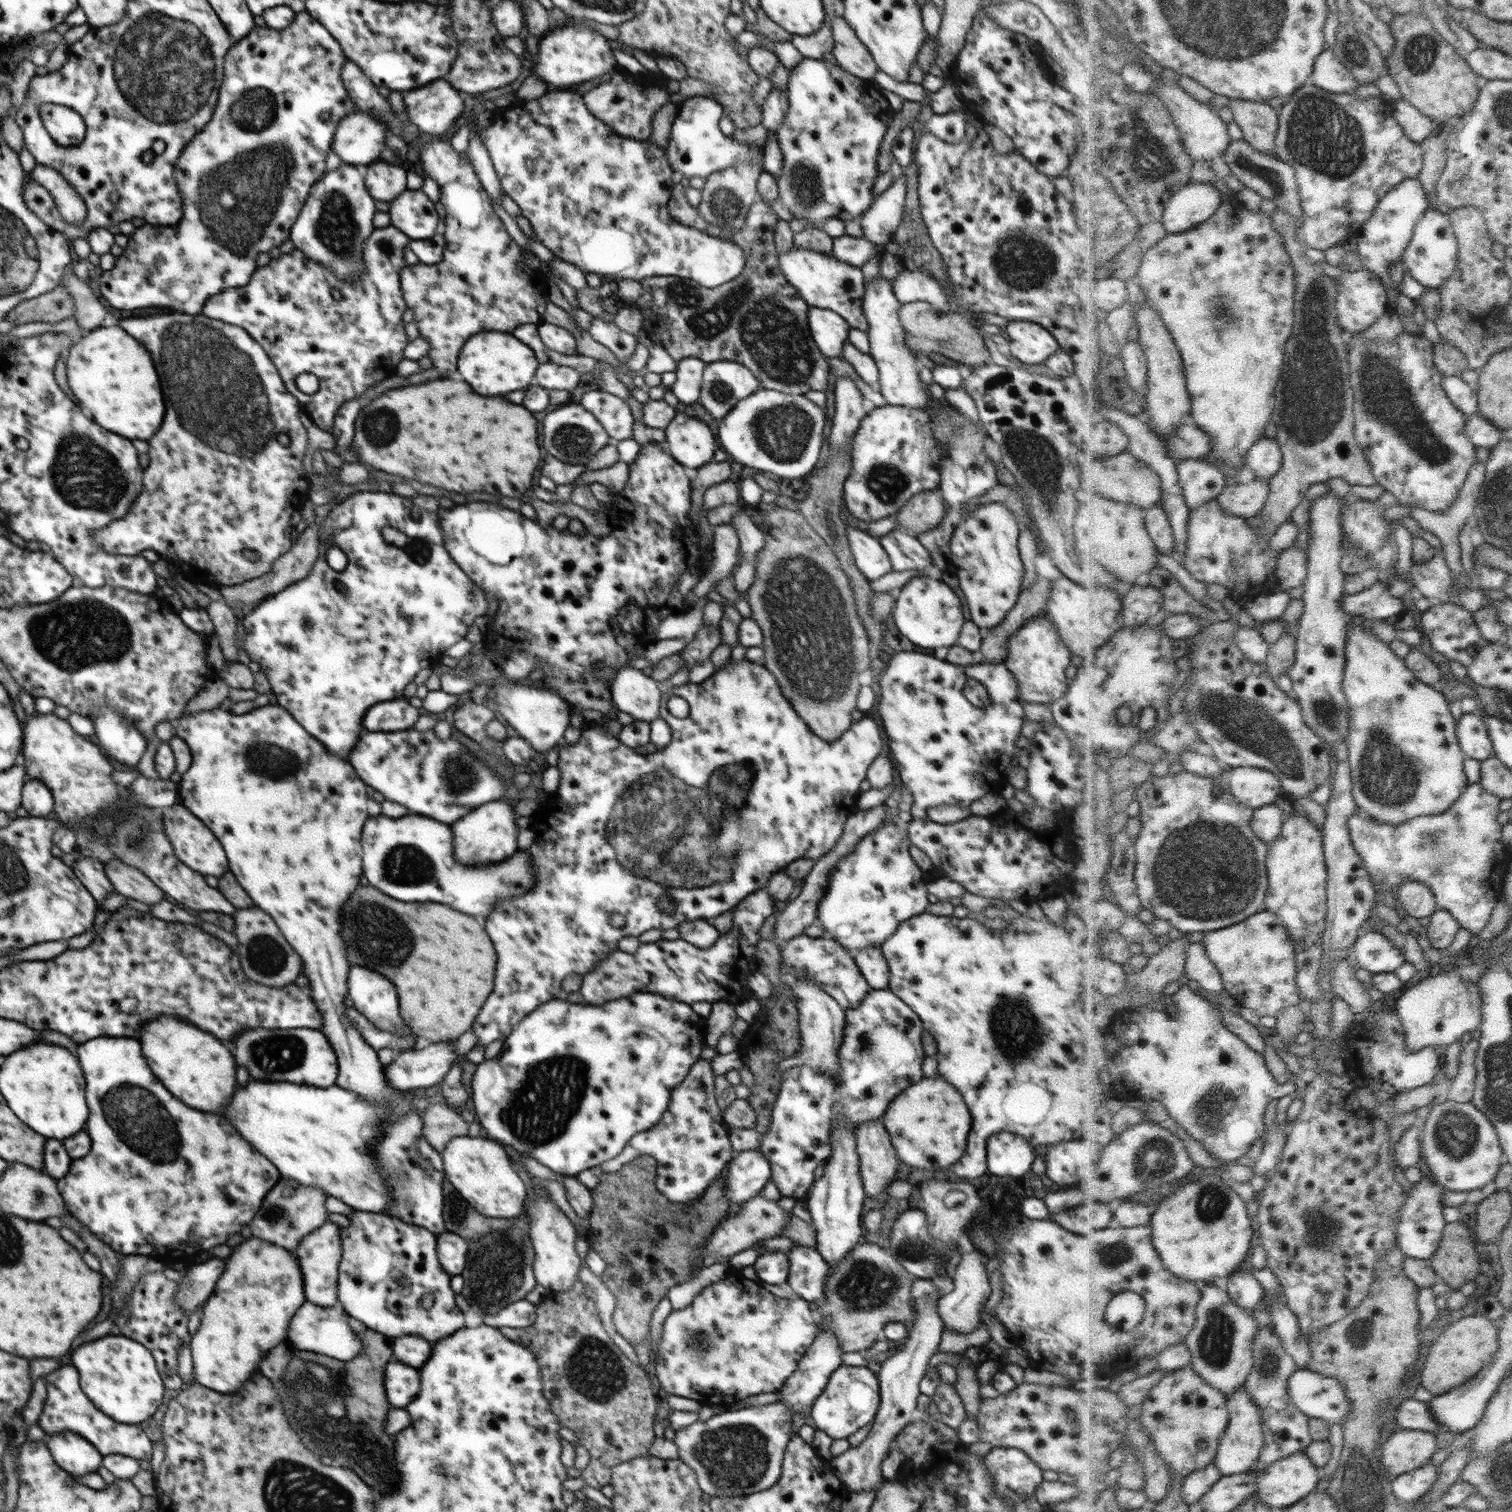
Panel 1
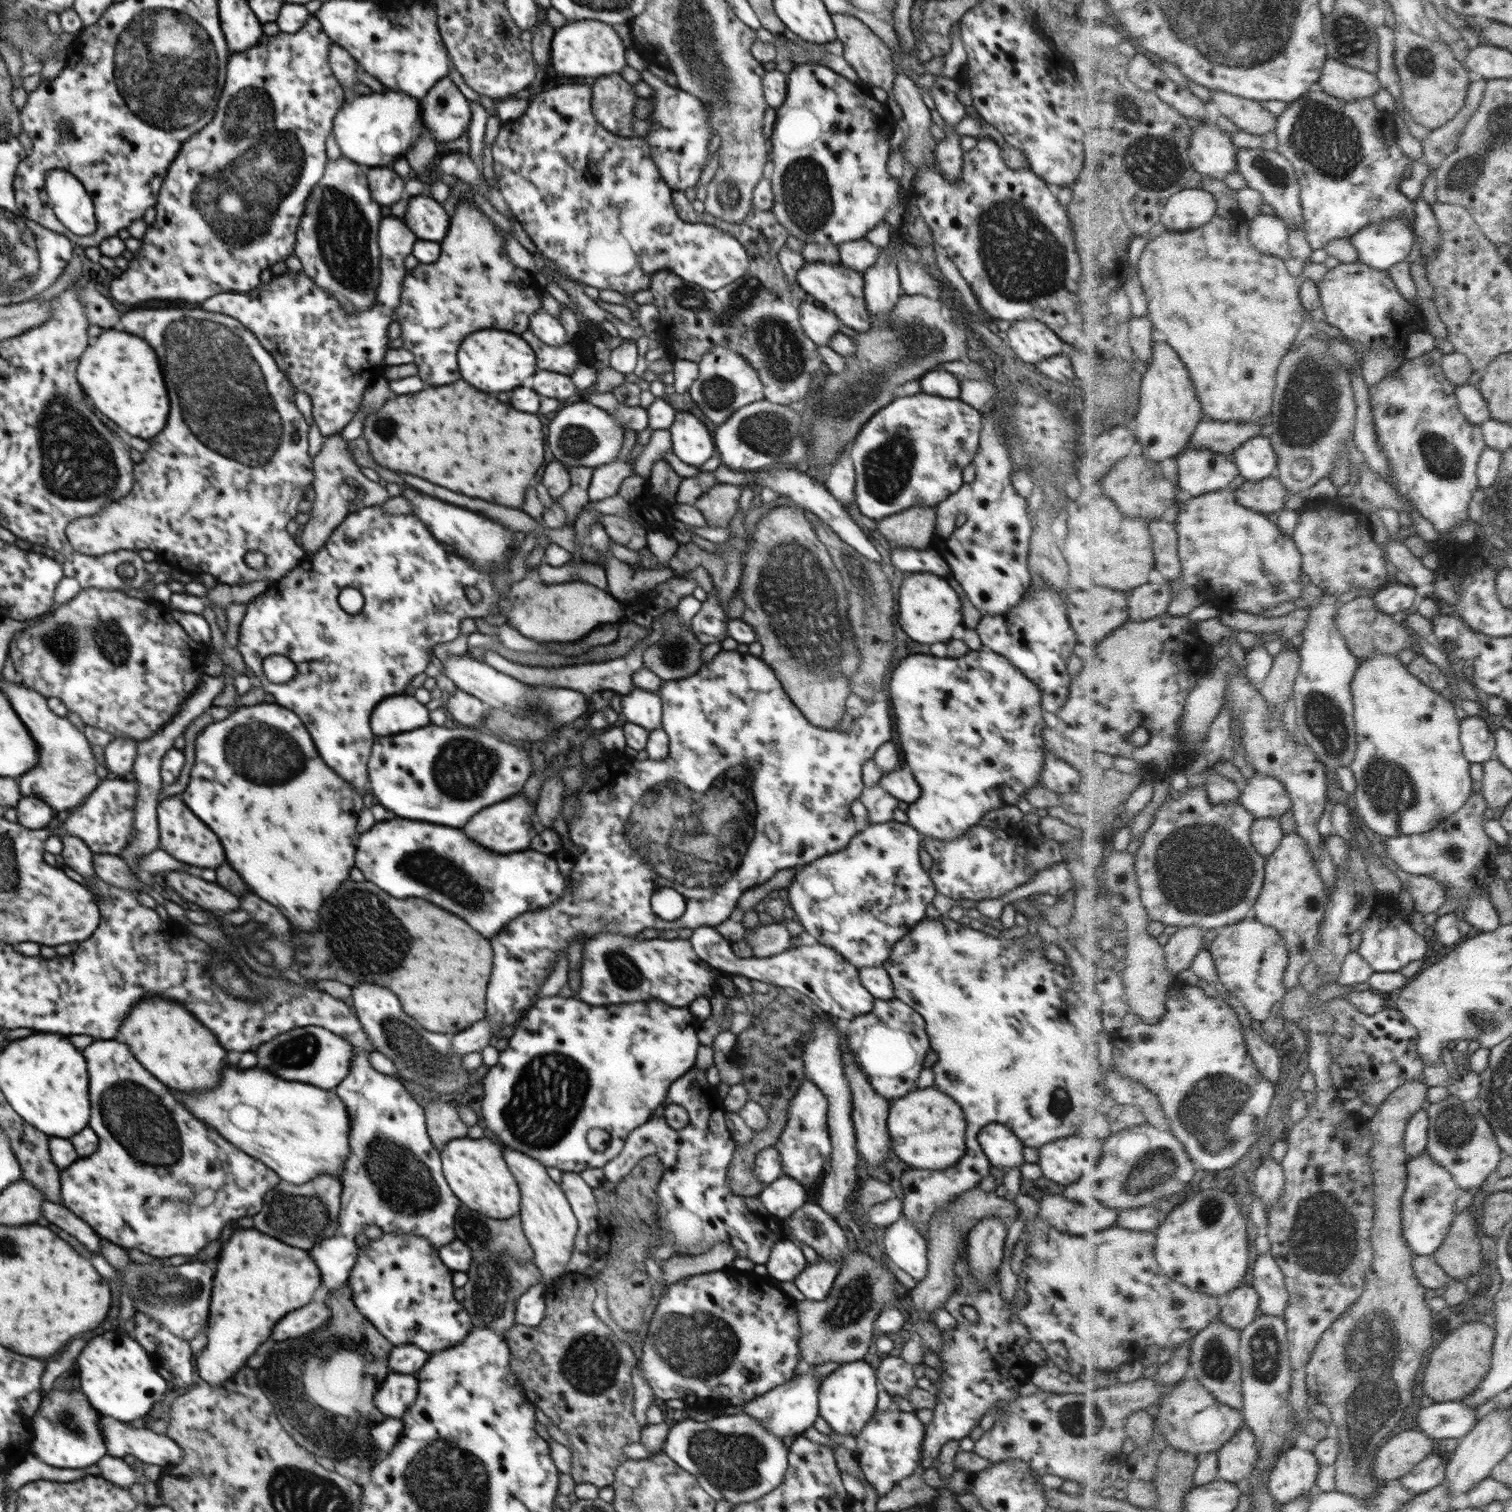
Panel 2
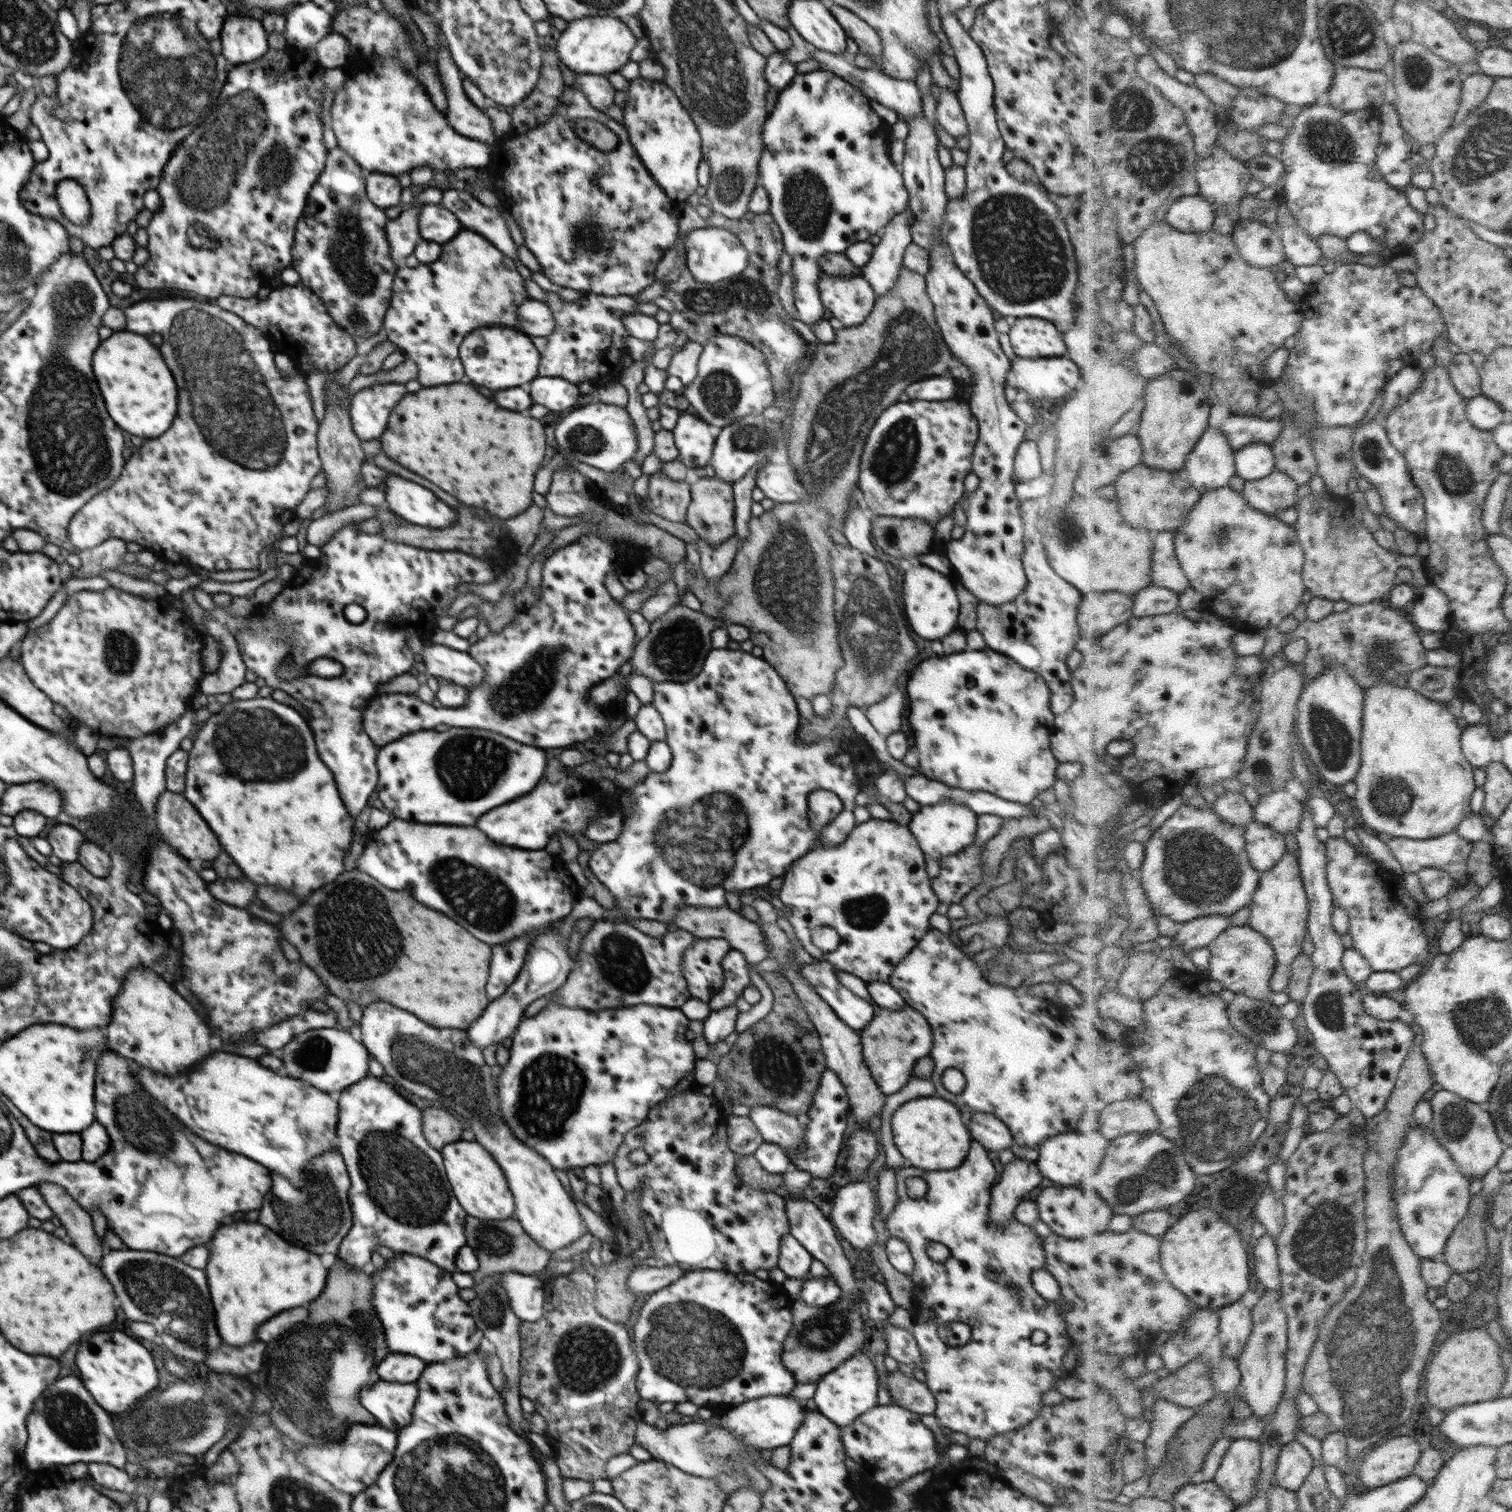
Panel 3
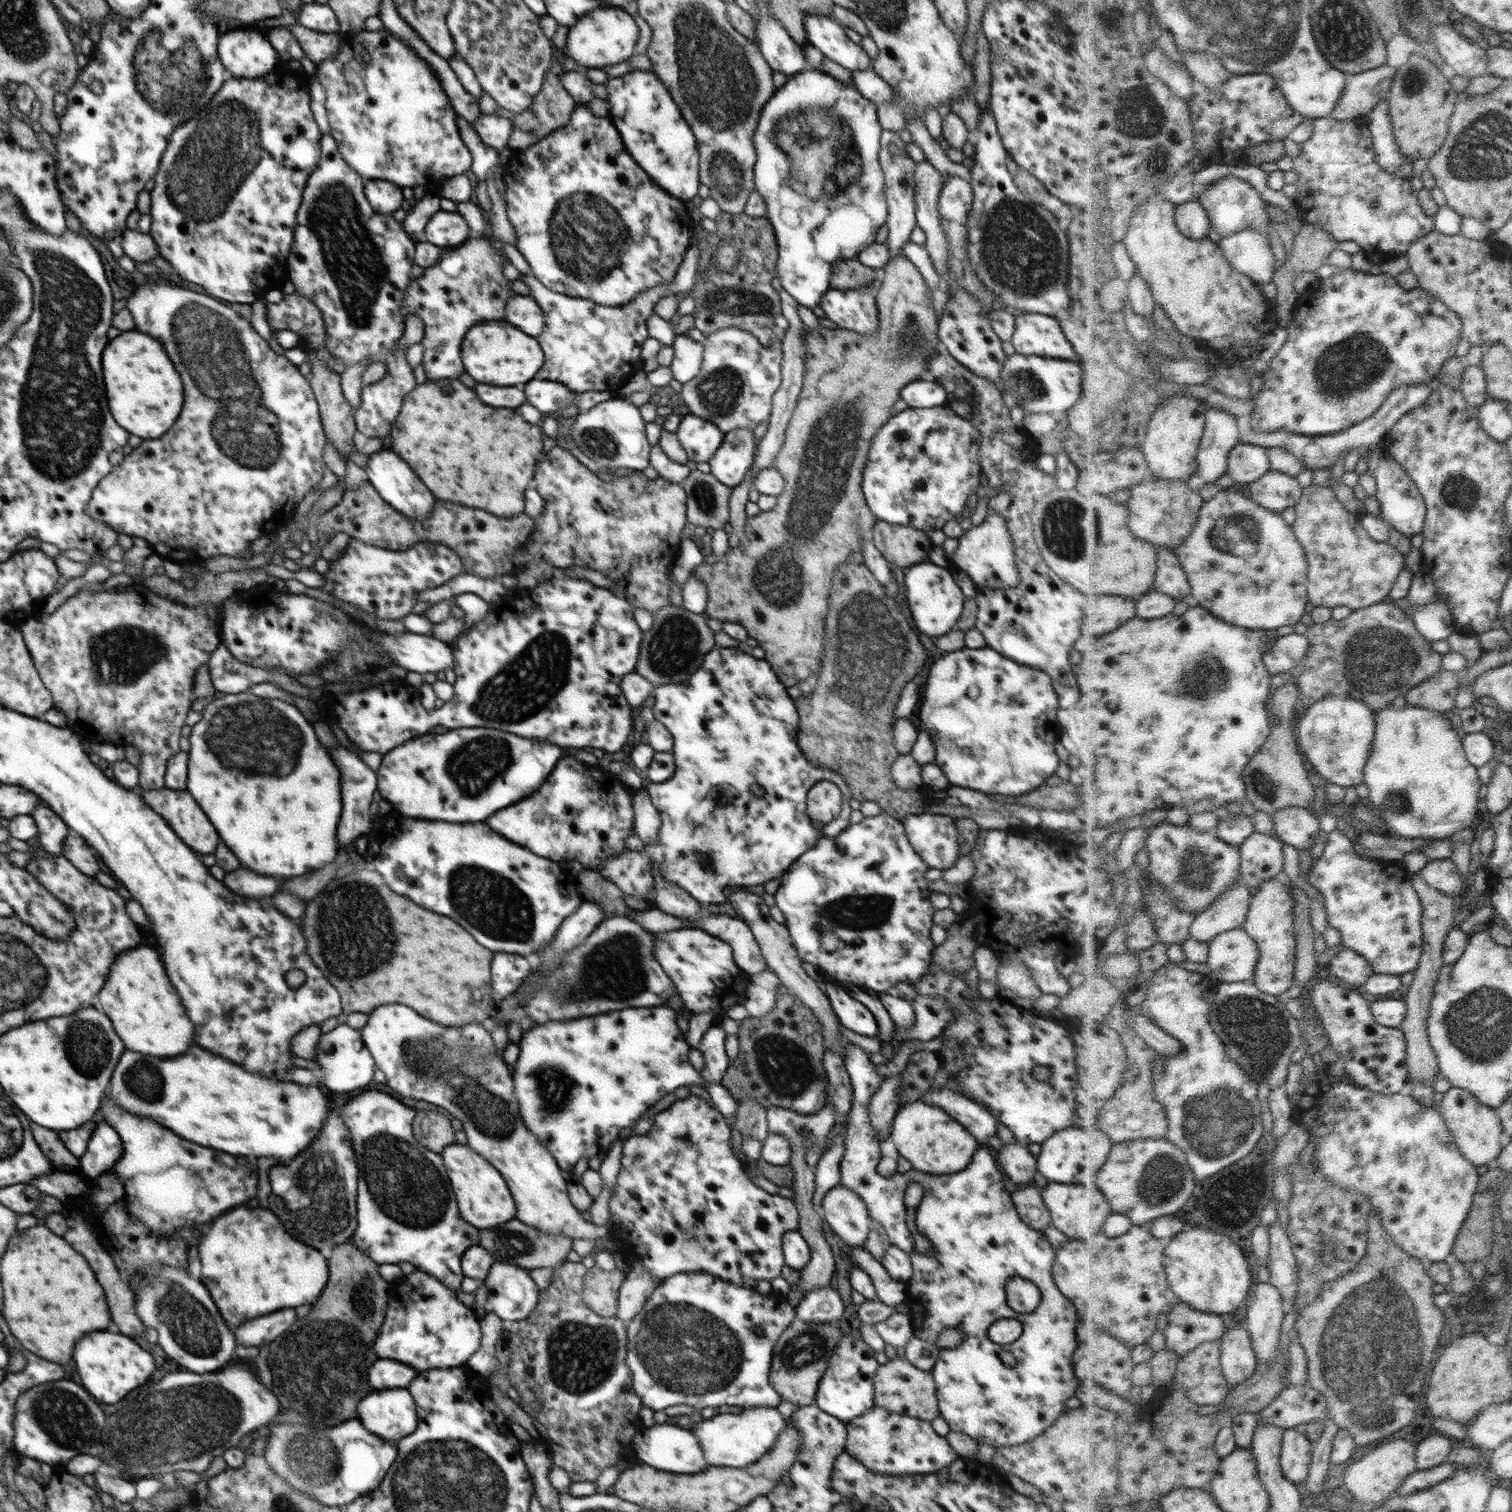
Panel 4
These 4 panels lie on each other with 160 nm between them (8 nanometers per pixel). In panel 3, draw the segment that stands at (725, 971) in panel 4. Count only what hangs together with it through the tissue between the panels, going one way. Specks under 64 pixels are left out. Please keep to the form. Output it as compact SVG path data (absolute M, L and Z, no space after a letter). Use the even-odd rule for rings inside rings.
M694 937L681 962L692 998L708 1003L724 987L722 961L731 949L730 943L721 938Z

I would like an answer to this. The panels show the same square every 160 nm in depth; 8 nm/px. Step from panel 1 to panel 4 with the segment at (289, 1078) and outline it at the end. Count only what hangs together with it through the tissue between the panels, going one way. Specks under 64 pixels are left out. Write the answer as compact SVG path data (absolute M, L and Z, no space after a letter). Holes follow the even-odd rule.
M347 1023L339 1024L332 1031L322 1033L318 1039L316 1047L317 1061L320 1064L320 1073L318 1085L330 1094L332 1092L350 1092L356 1088L366 1086L372 1082L372 1076L376 1068L375 1060L370 1052L366 1049L362 1040L361 1032L348 1026Z

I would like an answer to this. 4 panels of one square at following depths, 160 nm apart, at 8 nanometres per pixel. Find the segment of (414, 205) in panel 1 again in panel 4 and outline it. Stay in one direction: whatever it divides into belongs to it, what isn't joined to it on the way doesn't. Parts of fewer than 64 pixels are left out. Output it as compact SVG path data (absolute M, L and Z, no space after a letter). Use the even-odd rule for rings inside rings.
M436 212L426 226L426 241L436 246L460 246L473 236L471 228L460 214Z

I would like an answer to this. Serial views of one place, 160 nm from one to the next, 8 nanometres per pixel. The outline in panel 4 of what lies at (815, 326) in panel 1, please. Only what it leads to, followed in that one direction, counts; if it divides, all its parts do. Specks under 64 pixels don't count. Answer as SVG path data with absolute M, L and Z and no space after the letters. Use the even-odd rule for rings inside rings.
M809 67L795 75L790 75L786 84L775 90L772 99L768 100L768 103L762 108L753 134L753 143L757 155L753 171L755 190L759 192L766 203L765 216L770 221L777 240L776 276L779 278L783 290L794 298L798 305L810 310L815 306L820 306L823 294L831 288L829 282L833 271L832 265L835 262L856 259L861 250L874 243L876 232L886 222L888 214L884 170L880 167L879 162L883 128L877 118L877 107L870 100L863 98L852 85L844 84L832 77ZM792 112L794 112L798 121L794 122L794 128L800 128L800 124L804 126L801 133L798 132L798 136L810 134L812 142L815 142L812 148L816 151L816 155L812 155L811 160L807 160L810 161L810 166L806 162L806 166L802 166L804 151L794 142L794 135L784 130L782 120L786 116L790 120L786 124L786 128L788 130L792 128ZM775 136L777 136L779 147L781 147L781 142L784 141L782 150L789 156L786 156L774 144L776 142Z

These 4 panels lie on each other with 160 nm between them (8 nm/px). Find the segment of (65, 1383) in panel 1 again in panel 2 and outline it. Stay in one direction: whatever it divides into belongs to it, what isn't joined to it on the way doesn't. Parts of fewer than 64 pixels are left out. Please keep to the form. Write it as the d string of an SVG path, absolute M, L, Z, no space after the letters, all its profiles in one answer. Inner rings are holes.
M99 1416L108 1456L123 1458L132 1455L146 1465L161 1468L182 1461L182 1448L168 1435L156 1434L152 1428L136 1430L111 1416Z

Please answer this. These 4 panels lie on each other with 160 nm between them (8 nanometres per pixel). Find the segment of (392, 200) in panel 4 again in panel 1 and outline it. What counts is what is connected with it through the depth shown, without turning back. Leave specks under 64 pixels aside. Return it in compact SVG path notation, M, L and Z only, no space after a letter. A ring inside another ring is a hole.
M383 160L367 165L365 185L374 200L390 203L406 190L406 173L400 164Z

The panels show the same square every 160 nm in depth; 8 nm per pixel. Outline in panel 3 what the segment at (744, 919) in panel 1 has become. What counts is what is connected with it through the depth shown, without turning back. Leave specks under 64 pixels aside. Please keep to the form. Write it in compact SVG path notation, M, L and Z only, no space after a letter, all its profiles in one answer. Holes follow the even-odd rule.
M595 921L581 940L567 982L556 990L551 1003L584 1010L624 1008L634 1004L654 1004L680 1009L682 1004L692 998L688 991L688 982L684 979L681 962L683 952L692 944L694 937L692 933L682 929L654 937L642 933L627 922ZM638 964L640 970L626 970L624 976L618 976L620 972L616 968L636 968Z

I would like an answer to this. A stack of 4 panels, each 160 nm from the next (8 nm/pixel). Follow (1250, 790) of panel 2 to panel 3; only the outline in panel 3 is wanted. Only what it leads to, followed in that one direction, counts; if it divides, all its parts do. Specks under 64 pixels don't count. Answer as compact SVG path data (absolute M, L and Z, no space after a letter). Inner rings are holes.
M1280 789L1268 797L1262 797L1256 808L1256 818L1264 824L1270 824L1280 832L1296 835L1301 831L1304 820L1305 804L1296 800L1292 792Z

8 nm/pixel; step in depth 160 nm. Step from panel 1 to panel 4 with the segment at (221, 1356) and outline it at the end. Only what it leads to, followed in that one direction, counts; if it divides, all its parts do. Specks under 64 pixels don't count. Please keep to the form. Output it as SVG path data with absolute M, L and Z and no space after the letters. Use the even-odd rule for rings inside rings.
M232 1208L224 1216L212 1220L197 1247L201 1262L202 1284L214 1299L220 1314L230 1328L282 1308L313 1305L326 1288L329 1279L327 1259L298 1240L294 1240L278 1216L270 1210Z

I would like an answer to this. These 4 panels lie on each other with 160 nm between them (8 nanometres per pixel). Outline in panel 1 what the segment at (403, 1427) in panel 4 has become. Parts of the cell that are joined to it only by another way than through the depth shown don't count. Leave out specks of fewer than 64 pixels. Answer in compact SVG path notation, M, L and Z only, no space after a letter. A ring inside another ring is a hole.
M391 1360L385 1366L385 1394L390 1408L406 1408L420 1390L420 1369Z

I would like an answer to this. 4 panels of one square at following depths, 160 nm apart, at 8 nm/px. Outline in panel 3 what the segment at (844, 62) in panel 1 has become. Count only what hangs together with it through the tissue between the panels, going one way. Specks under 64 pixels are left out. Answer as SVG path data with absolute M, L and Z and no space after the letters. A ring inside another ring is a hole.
M834 5L829 10L844 30L847 38L858 44L860 54L867 55L873 63L873 69L884 73L882 67L882 40L878 33L866 21L862 21L856 14L843 6Z

